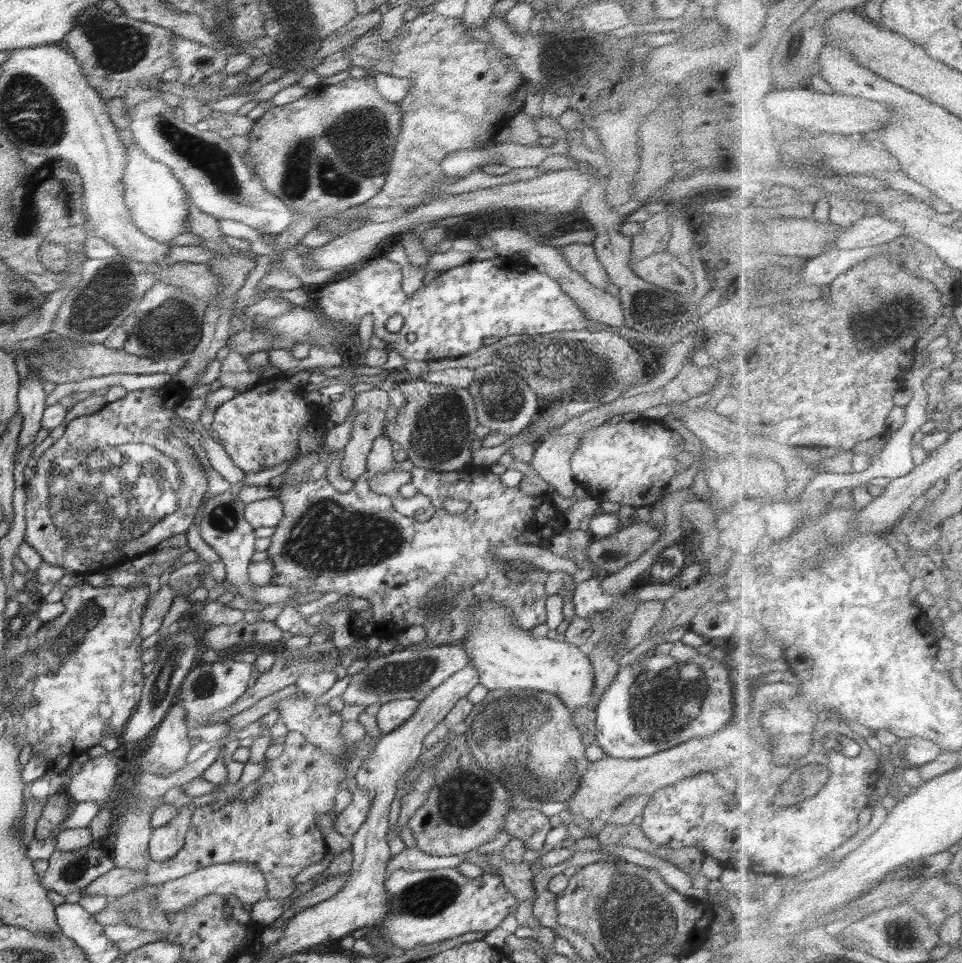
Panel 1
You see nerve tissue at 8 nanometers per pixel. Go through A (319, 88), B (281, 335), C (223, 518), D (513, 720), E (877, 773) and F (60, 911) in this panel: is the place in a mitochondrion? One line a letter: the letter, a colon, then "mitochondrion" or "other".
A: other
B: mitochondrion
C: mitochondrion
D: mitochondrion
E: other
F: other

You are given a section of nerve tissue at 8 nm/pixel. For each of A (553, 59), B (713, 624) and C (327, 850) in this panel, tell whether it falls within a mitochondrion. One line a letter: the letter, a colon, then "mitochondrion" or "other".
A: mitochondrion
B: other
C: other

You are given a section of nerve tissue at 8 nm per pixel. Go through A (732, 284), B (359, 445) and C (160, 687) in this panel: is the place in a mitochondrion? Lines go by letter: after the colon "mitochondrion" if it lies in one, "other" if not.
A: other
B: other
C: mitochondrion

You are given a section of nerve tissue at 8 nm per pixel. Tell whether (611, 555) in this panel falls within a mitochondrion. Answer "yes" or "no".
yes

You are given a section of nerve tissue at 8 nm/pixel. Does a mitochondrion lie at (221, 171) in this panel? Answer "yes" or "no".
yes

